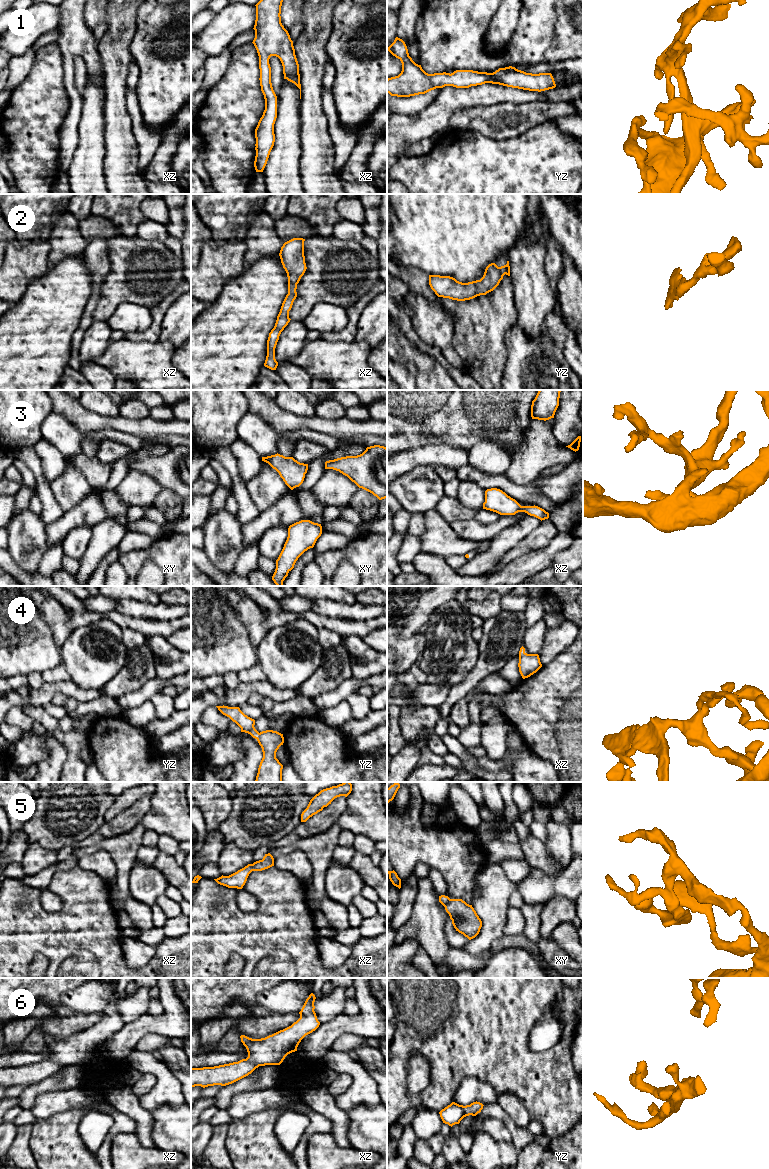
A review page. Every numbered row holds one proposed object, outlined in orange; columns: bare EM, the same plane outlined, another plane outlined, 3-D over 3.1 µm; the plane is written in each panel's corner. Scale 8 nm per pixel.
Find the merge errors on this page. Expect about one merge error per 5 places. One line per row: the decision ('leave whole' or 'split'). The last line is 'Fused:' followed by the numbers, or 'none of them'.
1: leave whole
2: leave whole
3: leave whole
4: leave whole
5: split
6: leave whole
Fused: 5

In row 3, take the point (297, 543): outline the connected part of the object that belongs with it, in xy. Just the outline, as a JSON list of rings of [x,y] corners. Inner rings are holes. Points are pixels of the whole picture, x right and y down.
[[[301,520],[289,526],[287,540],[276,560],[276,569],[272,576],[272,580],[277,586],[283,586],[283,581],[294,568],[298,558],[305,551],[314,547],[321,534],[321,524],[310,520]]]

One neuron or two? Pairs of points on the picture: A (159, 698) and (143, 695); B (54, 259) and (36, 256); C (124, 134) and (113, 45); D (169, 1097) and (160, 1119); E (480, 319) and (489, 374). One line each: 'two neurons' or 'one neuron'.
A: two neurons
B: two neurons
C: one neuron
D: two neurons
E: one neuron

